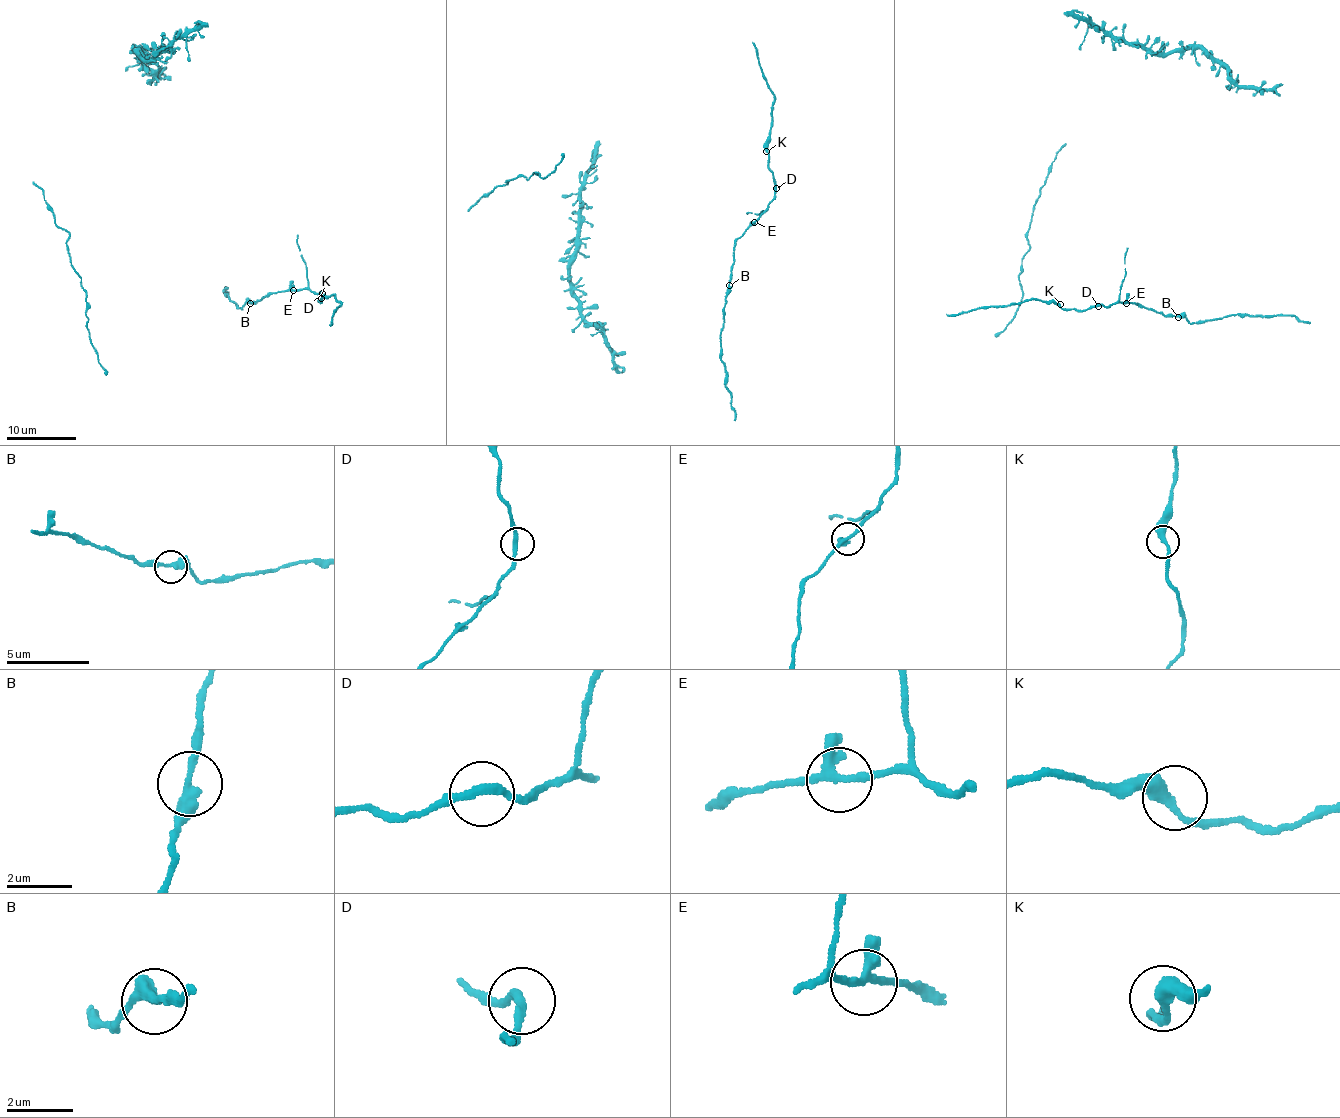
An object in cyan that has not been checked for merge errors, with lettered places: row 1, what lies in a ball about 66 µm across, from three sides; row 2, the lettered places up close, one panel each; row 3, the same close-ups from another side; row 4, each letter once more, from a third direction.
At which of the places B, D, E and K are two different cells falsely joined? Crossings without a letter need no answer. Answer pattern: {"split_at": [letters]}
{"split_at": []}

